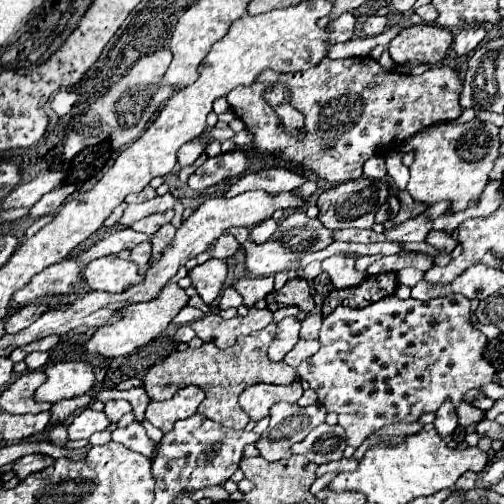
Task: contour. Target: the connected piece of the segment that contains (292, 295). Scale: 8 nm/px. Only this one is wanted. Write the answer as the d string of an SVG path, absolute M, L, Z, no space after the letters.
M302 278L288 280L282 286L280 292L274 292L272 296L268 294L266 296L266 302L268 302L268 308L272 304L278 306L278 308L282 308L282 306L298 306L304 312L310 312L314 308L314 300L312 300L312 294L310 294L310 286Z

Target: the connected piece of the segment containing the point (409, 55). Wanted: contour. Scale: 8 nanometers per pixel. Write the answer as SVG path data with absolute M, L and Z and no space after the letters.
M418 24L404 28L390 42L390 56L396 64L406 64L406 66L436 64L446 58L450 44L452 44L450 30Z

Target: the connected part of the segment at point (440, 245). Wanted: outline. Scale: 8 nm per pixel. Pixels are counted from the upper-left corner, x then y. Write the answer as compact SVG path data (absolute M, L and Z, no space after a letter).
M430 230L426 242L446 254L450 254L458 246L458 240L454 240L452 232L446 232L446 230Z

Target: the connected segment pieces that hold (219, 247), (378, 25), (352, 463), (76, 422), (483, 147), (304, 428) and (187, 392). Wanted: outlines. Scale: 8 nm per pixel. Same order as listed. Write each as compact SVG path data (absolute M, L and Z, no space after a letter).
M222 234L208 250L204 250L204 252L200 254L200 264L206 262L206 260L212 260L212 258L222 258L222 260L232 258L232 256L238 252L238 248L240 248L240 244L236 242L234 236Z
M370 16L362 28L364 28L366 36L376 36L386 30L386 24L388 24L388 20L384 16Z
M342 458L342 460L333 461L328 466L320 466L318 468L318 476L326 474L326 472L351 472L358 466L359 460L354 458Z
M84 408L68 426L68 438L70 440L88 440L94 432L102 432L110 426L108 418L104 412L92 410L92 408Z
M476 116L466 124L438 124L408 138L408 142L404 142L404 152L414 154L408 180L410 196L428 206L440 200L450 200L452 212L464 210L472 200L478 200L494 160L498 158L498 132L500 128L496 124Z
M282 402L274 404L270 408L270 426L256 442L260 456L270 462L288 458L292 454L290 446L294 442L304 440L310 430L314 430L324 422L324 418L326 410L320 404L308 408L302 408L298 404L282 404Z
M186 386L178 390L170 400L162 402L152 400L146 408L146 420L152 426L160 428L162 432L170 432L174 422L196 414L196 408L200 406L202 400L204 400L204 390L196 386Z

